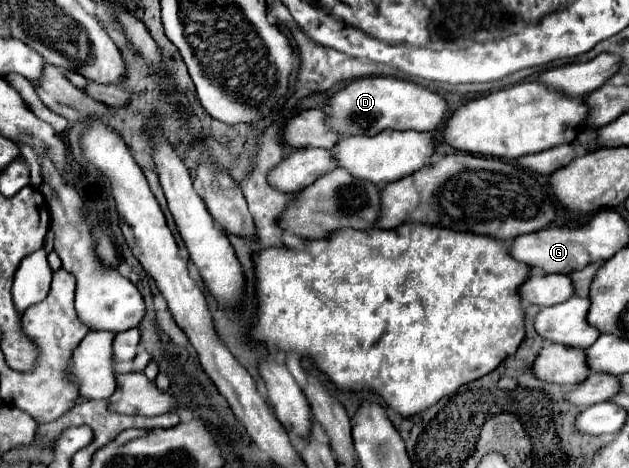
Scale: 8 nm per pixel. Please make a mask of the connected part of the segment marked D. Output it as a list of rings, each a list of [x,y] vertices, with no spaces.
[[[363,77],[335,93],[329,101],[327,113],[331,113],[333,129],[347,135],[375,135],[383,129],[433,131],[445,123],[449,103],[439,93],[413,81],[397,77]]]

